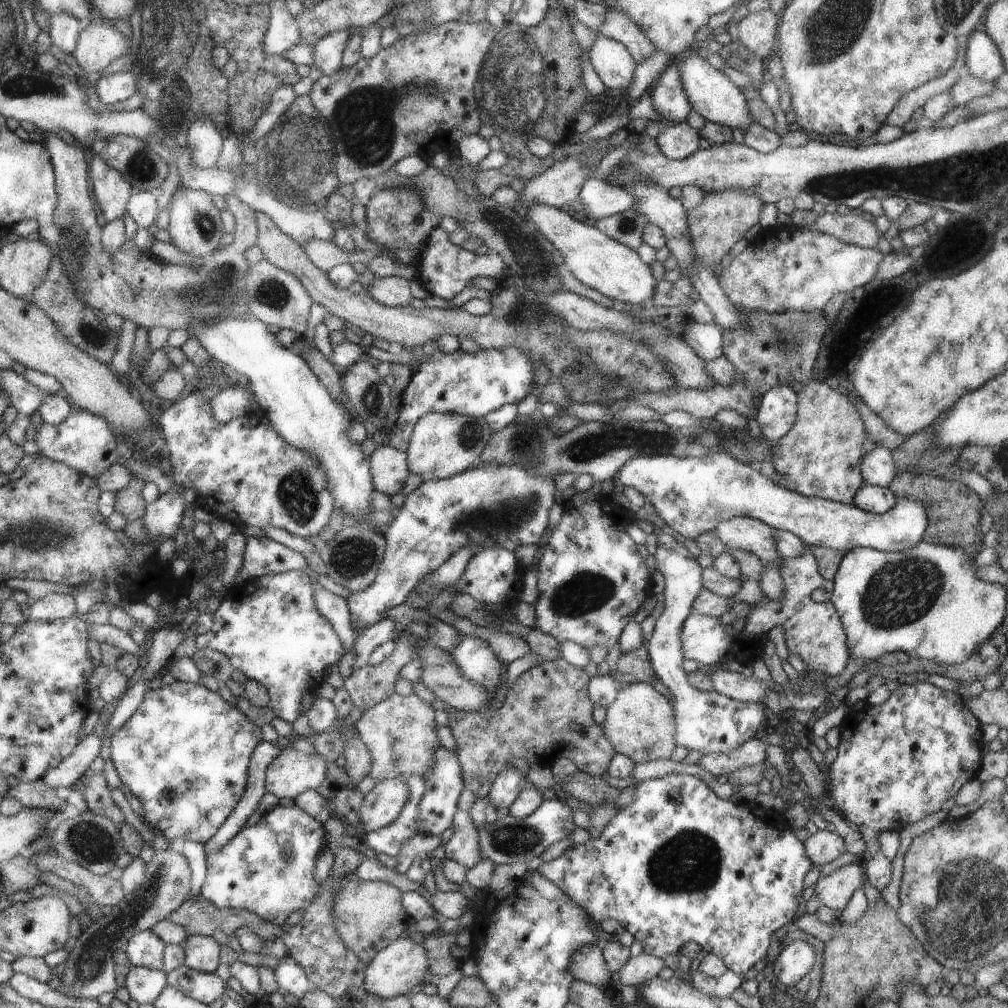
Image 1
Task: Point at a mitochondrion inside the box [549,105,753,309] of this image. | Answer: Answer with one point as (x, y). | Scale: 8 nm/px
(626, 224)

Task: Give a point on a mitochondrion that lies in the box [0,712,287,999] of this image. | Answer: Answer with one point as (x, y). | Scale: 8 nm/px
(93, 956)

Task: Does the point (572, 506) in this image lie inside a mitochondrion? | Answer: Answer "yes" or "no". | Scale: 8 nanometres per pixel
no

